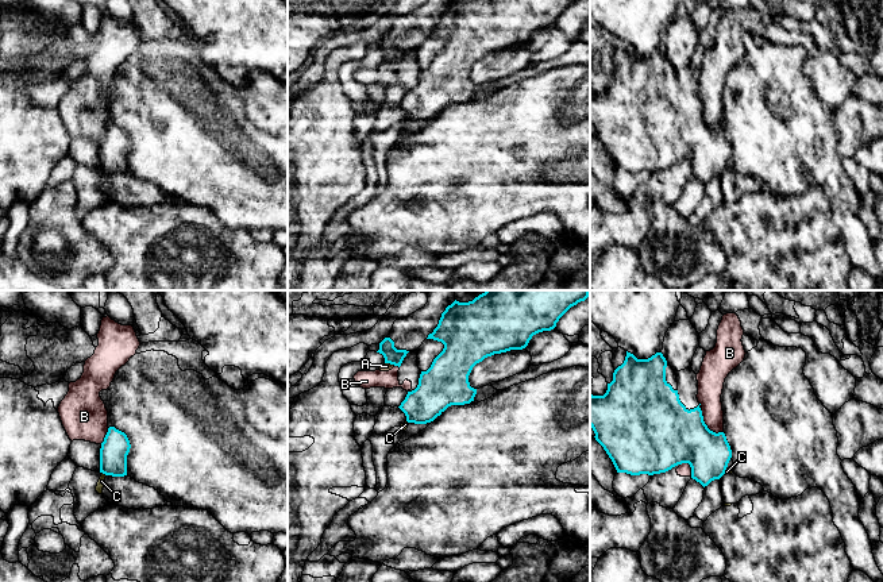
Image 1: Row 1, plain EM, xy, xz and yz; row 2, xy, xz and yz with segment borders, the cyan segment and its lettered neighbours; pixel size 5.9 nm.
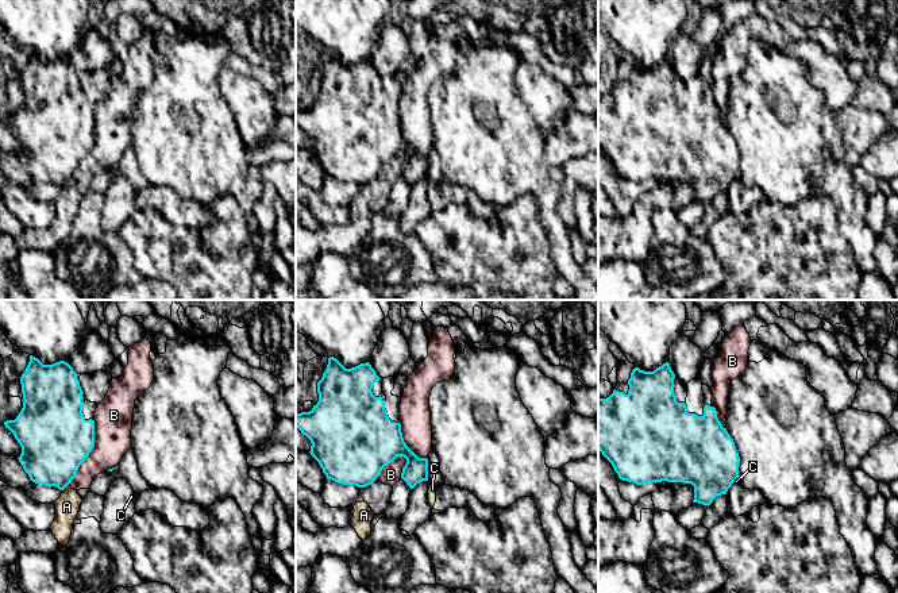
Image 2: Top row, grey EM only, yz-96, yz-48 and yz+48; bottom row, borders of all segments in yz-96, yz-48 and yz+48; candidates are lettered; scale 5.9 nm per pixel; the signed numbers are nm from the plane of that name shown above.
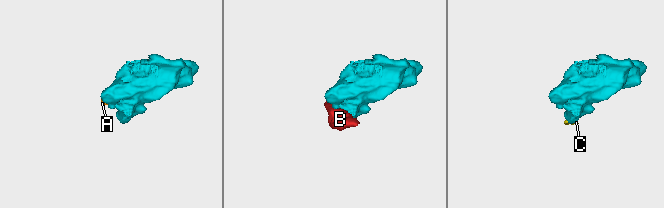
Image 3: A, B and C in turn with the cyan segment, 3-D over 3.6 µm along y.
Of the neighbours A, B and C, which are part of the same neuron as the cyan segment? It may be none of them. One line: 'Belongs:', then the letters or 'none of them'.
Belongs: none of them

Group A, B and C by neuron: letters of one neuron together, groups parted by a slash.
A B / C

